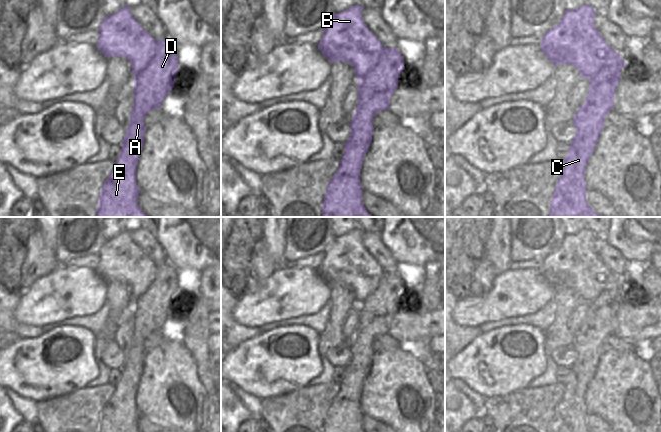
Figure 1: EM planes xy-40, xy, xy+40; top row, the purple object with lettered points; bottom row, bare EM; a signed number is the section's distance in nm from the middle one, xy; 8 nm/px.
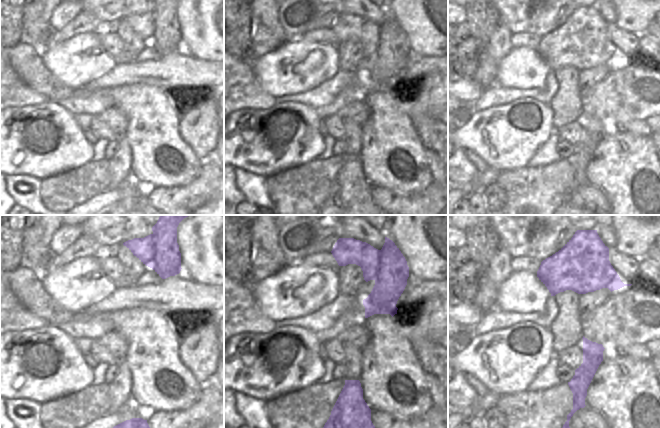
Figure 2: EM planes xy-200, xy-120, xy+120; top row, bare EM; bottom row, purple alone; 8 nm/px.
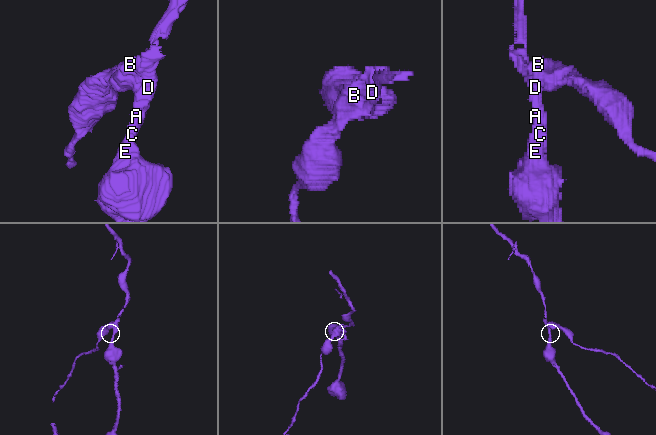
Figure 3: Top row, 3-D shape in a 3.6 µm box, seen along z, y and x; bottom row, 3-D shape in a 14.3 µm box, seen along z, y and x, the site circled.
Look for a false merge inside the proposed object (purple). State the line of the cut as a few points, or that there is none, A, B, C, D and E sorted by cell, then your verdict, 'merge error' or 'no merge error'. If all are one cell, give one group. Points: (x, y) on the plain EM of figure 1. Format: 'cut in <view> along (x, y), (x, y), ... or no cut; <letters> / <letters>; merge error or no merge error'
cut in xy along (384, 272), (378, 287), (358, 304); A C D E / B; merge error

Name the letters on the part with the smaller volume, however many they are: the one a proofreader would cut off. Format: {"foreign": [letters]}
{"foreign": ["B"]}

